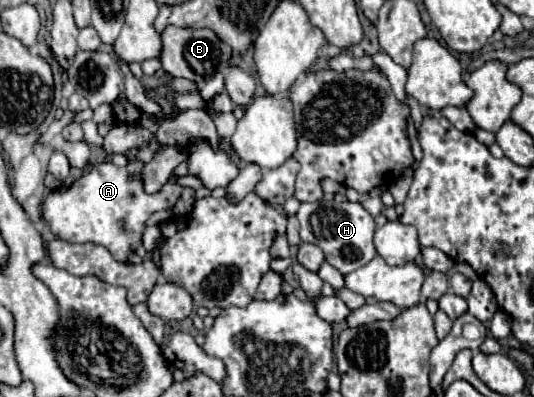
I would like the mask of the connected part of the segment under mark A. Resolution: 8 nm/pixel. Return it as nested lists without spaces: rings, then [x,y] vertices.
[[[109,161],[99,163],[91,173],[77,179],[71,187],[59,187],[51,191],[43,201],[43,219],[47,221],[51,233],[57,239],[63,239],[67,243],[97,243],[111,251],[111,255],[121,261],[129,263],[129,253],[135,251],[141,245],[141,237],[145,231],[145,221],[161,209],[171,209],[181,191],[183,185],[177,183],[177,175],[171,175],[167,183],[157,193],[145,193],[143,181],[135,179],[129,181],[129,175],[141,173],[145,163],[131,163],[125,167],[115,167]]]

